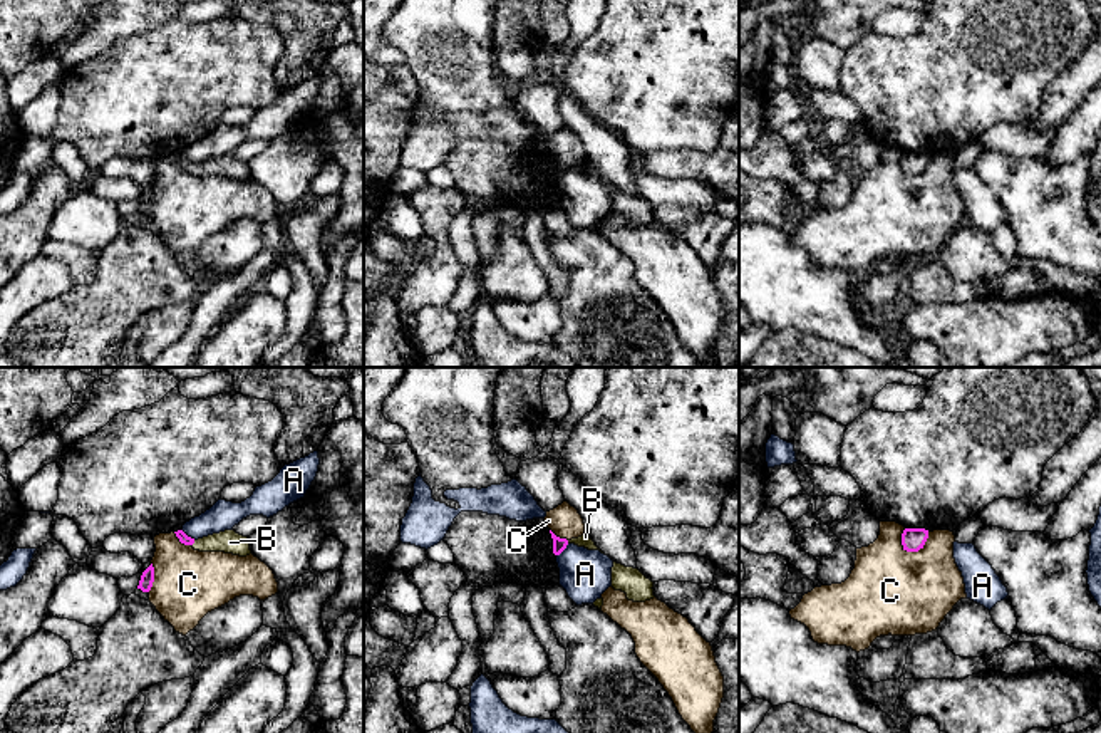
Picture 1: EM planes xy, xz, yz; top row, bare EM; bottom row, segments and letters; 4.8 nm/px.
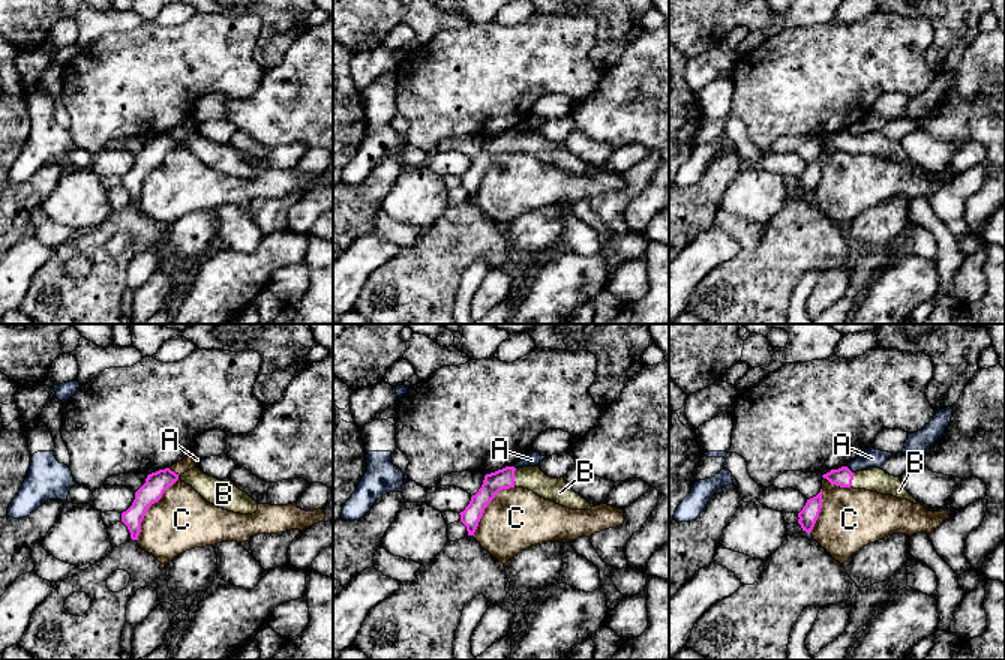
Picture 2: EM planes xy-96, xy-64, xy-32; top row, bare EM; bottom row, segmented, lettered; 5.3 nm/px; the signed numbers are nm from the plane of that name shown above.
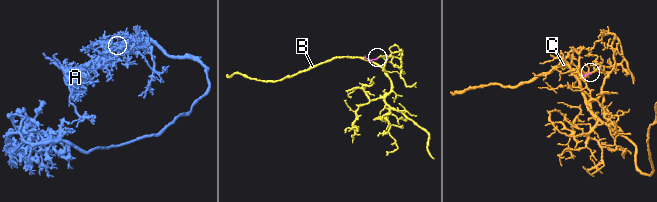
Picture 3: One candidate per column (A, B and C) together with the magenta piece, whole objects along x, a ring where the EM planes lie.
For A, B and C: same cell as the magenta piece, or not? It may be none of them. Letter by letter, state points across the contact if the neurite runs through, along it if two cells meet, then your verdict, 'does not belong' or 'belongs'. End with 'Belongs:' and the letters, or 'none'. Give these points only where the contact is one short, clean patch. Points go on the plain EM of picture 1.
A: border along xy (181, 153), (195, 163); does not belong
B: runs through xy (180, 158), (193, 166), (230, 166); belongs
C: does not belong
Belongs: B

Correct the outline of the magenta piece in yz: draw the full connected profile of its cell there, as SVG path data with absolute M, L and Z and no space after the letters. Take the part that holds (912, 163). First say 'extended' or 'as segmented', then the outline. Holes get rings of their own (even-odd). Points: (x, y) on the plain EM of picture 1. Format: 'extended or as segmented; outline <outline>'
as segmented; outline M905 153L902 158L902 169L907 176L918 176L923 173L928 163L928 154L925 153Z

